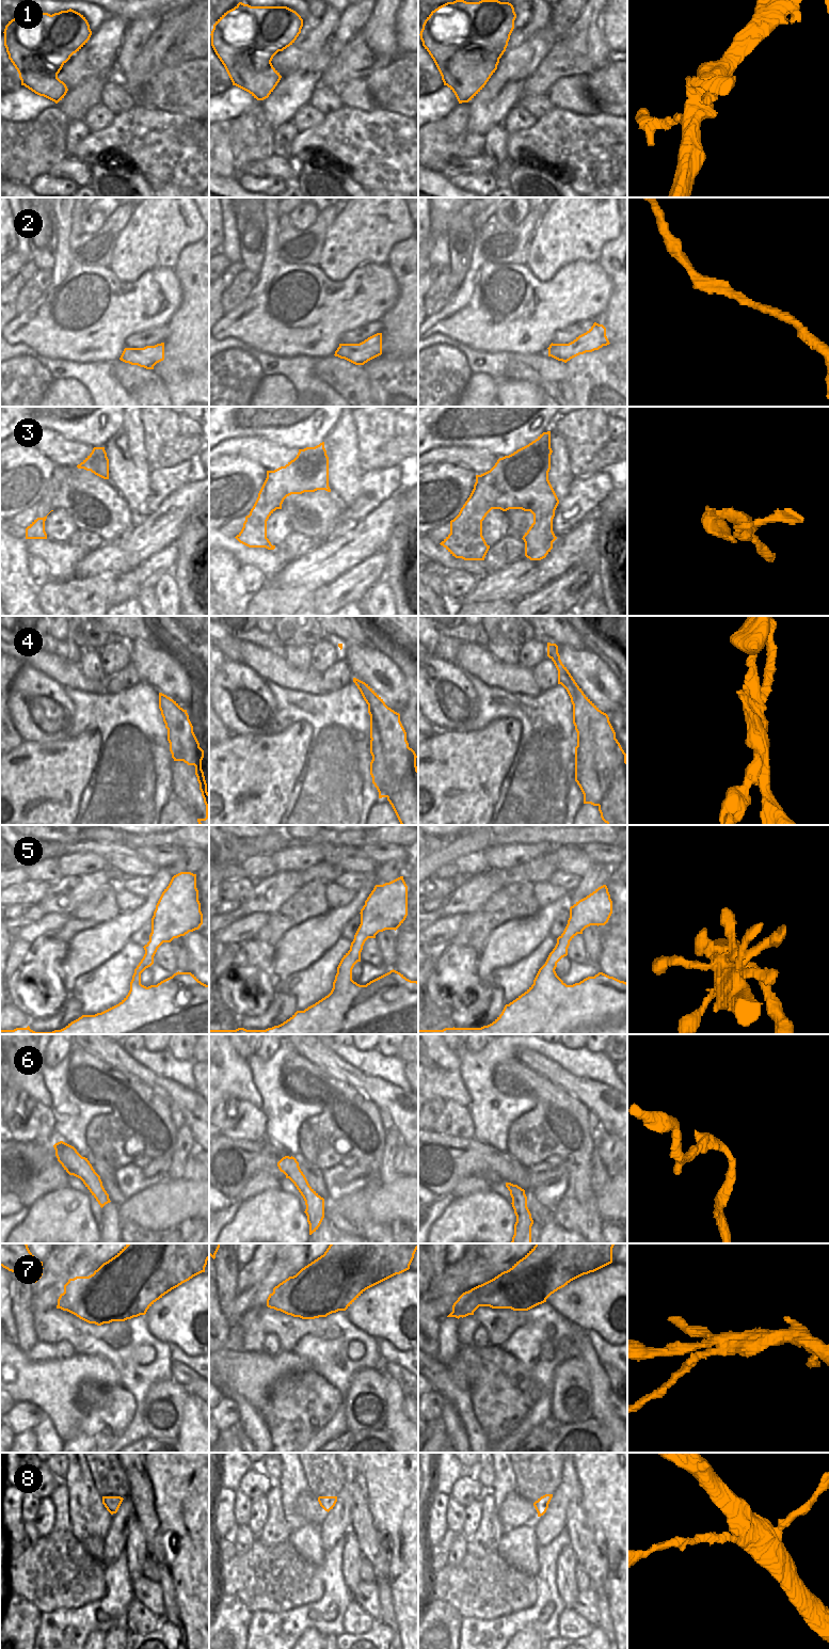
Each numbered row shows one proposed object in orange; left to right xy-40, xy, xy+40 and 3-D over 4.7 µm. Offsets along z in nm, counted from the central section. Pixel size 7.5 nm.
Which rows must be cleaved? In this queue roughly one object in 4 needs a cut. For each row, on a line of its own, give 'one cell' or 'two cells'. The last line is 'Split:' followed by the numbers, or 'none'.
1: one cell
2: one cell
3: one cell
4: two cells
5: one cell
6: one cell
7: two cells
8: one cell
Split: 4, 7

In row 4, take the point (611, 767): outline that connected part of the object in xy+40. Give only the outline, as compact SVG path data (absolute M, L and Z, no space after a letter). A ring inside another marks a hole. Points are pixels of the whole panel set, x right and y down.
M547 643L547 656L558 670L558 684L567 689L571 698L577 745L580 740L592 739L596 777L601 786L608 789L599 806L601 818L607 825L627 825L626 754L616 739L609 717L577 685L562 664L556 644Z

